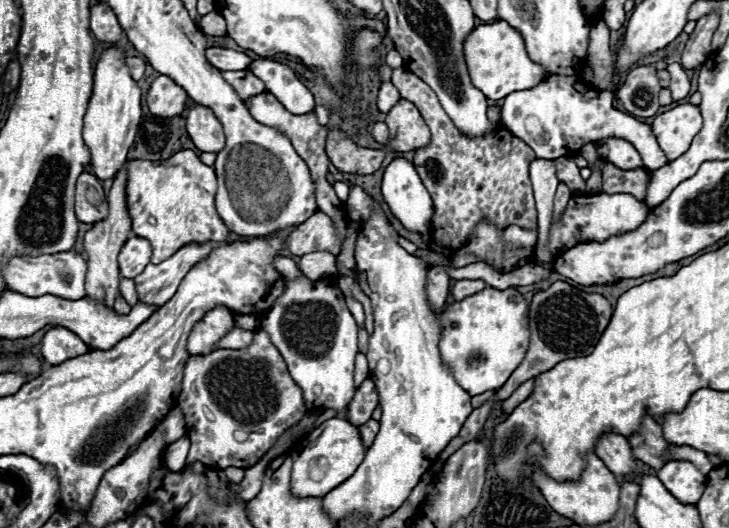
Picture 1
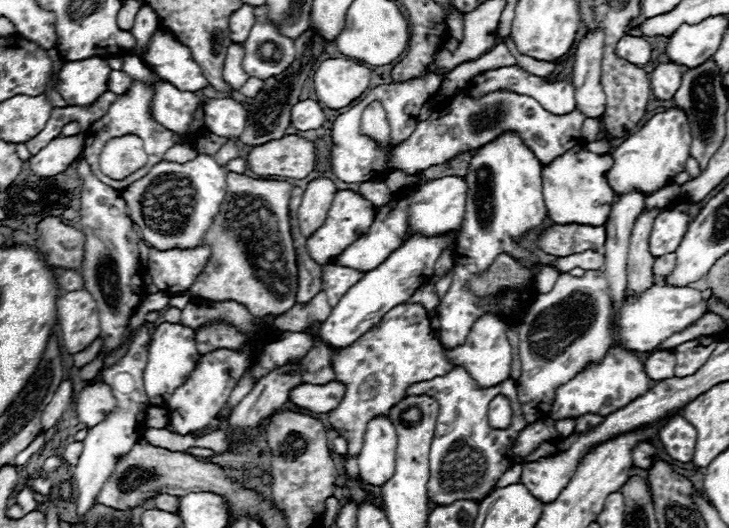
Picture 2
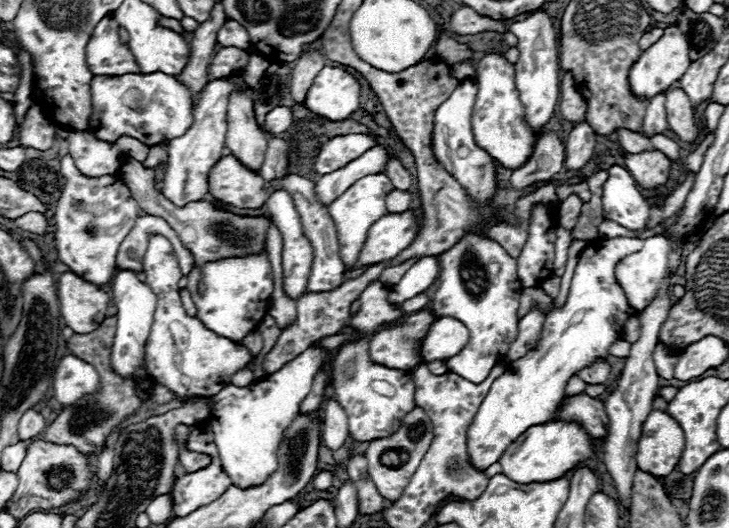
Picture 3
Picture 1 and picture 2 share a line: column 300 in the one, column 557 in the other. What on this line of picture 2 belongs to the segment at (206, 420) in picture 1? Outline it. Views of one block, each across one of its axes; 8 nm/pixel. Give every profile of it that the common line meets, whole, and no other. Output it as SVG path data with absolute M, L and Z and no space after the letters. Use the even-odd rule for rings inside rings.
M612 348L602 364L598 366L588 366L582 374L578 374L574 380L558 388L554 406L550 410L550 418L578 418L582 414L600 414L608 416L610 412L616 412L618 408L624 408L630 400L636 400L650 388L650 380L644 372L642 362L636 358L632 350L624 348Z

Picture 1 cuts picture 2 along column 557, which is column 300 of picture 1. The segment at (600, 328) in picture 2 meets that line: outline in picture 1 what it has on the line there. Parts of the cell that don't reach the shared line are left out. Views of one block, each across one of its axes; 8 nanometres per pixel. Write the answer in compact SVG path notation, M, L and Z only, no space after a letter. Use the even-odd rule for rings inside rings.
M334 278L328 280L286 280L284 296L276 308L262 320L262 330L282 354L292 380L300 386L306 410L336 410L346 414L356 392L354 386L354 356L358 352L358 328L346 308L344 294Z

